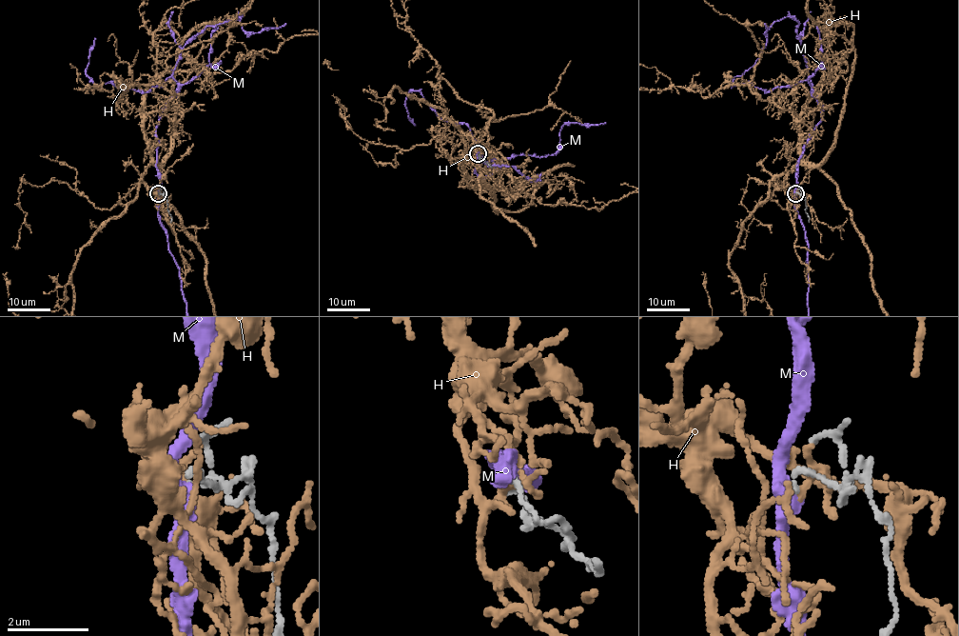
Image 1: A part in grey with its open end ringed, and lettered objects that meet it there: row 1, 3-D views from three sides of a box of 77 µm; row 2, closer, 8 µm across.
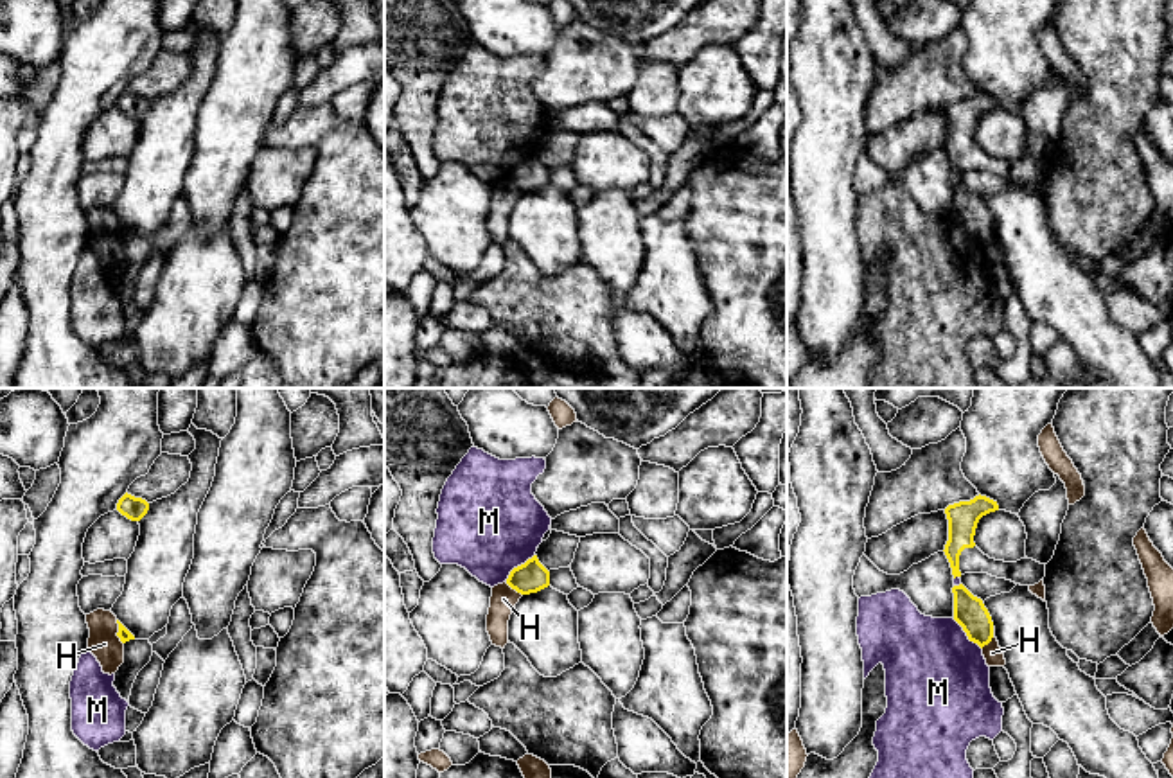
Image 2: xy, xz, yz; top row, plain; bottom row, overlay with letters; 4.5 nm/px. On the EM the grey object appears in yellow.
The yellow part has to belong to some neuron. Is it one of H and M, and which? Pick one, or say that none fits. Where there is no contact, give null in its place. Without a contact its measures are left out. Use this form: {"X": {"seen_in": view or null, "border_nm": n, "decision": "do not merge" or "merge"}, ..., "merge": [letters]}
{"H": {"seen_in": "xy", "border_nm": 120, "decision": "do not merge"}, "M": {"seen_in": "xz", "border_nm": 180, "decision": "do not merge"}, "merge": []}

